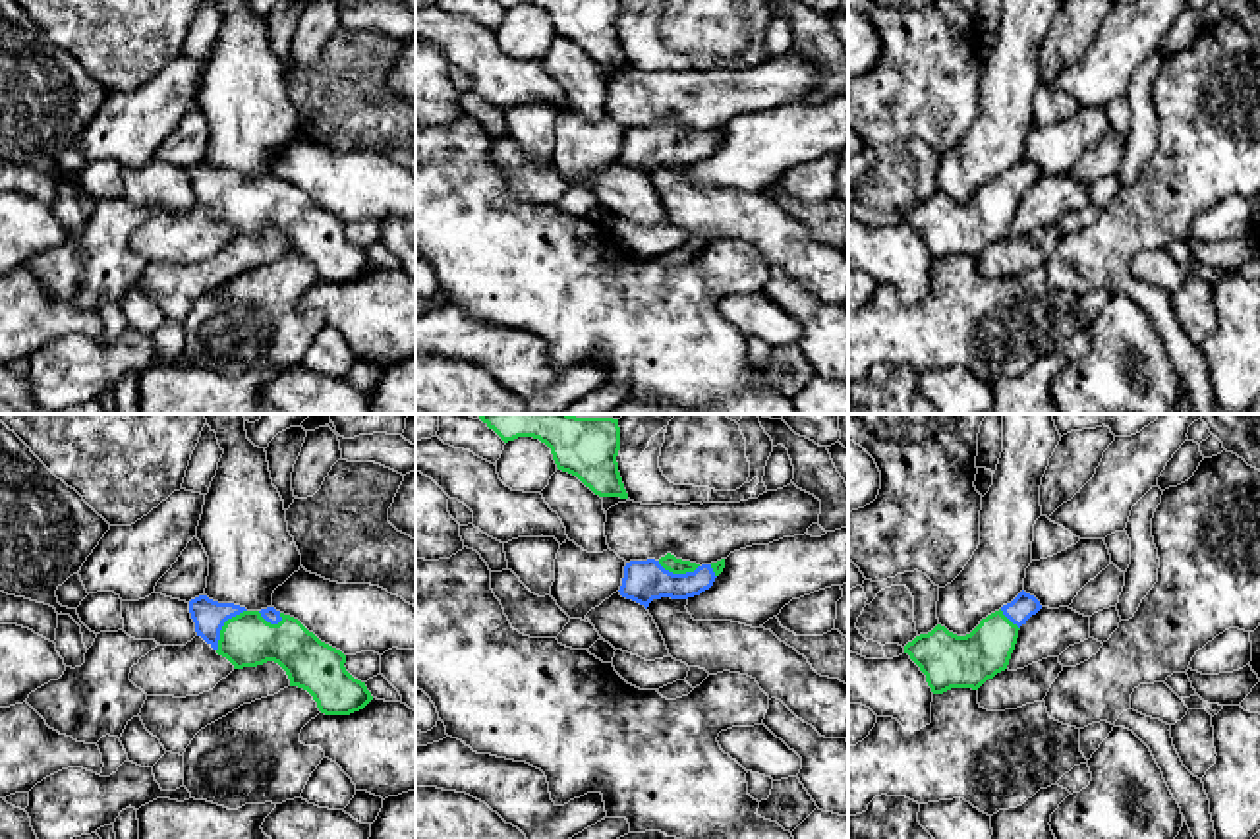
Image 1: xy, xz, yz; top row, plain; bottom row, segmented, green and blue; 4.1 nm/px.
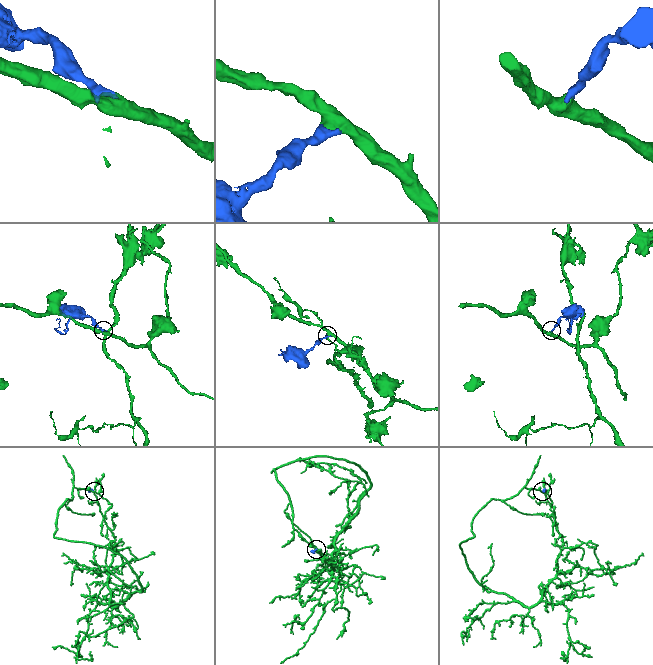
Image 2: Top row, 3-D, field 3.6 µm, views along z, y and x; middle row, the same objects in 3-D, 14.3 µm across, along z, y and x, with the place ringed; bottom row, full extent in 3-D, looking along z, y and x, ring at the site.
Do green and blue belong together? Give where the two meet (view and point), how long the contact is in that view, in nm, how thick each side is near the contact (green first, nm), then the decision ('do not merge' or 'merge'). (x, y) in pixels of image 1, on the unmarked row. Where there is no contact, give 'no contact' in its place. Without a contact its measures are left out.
meets green in xy at (223, 194); contact 220 nm long; 220 nm thick on the green side, 140 nm on the other; merge

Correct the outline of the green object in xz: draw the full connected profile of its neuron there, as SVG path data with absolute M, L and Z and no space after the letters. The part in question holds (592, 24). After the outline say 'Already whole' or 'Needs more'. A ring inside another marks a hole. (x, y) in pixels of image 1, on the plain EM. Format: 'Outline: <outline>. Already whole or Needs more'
Outline: M497 0L504 10L533 4L551 15L558 37L576 43L599 64L628 66L620 39L620 0Z. Already whole

